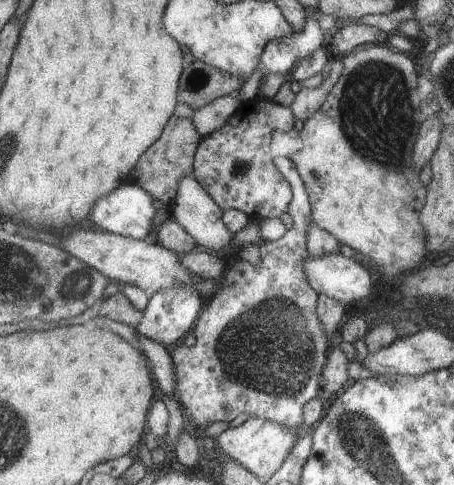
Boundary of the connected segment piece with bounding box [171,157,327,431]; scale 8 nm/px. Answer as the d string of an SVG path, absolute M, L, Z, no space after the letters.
M276 157L273 161L293 190L288 210L294 222L292 230L287 230L280 239L259 246L260 265L253 266L238 257L229 261L220 290L210 298L196 319L196 328L193 328L196 344L178 346L171 352L175 364L175 398L187 422L194 427L215 422L229 424L238 414L248 414L272 419L296 431L303 424L304 405L316 396L320 388L320 370L322 364L327 364L326 330L318 315L320 294L311 287L304 270L304 264L310 258L307 232L314 222L311 199L295 163L289 157Z

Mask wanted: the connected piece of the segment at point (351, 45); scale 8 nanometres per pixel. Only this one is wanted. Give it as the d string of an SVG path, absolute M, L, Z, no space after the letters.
M366 24L344 25L331 40L331 44L336 46L338 52L348 54L352 50L357 50L363 46L384 41L386 35L374 26Z

